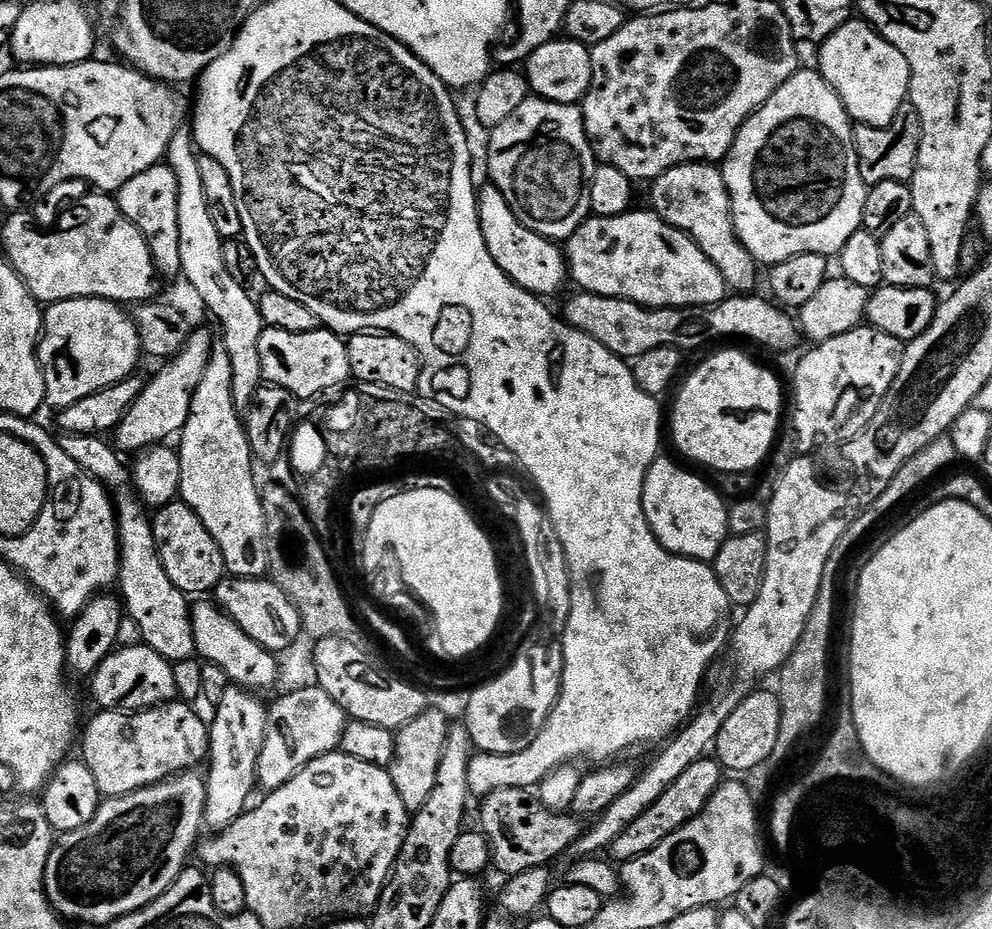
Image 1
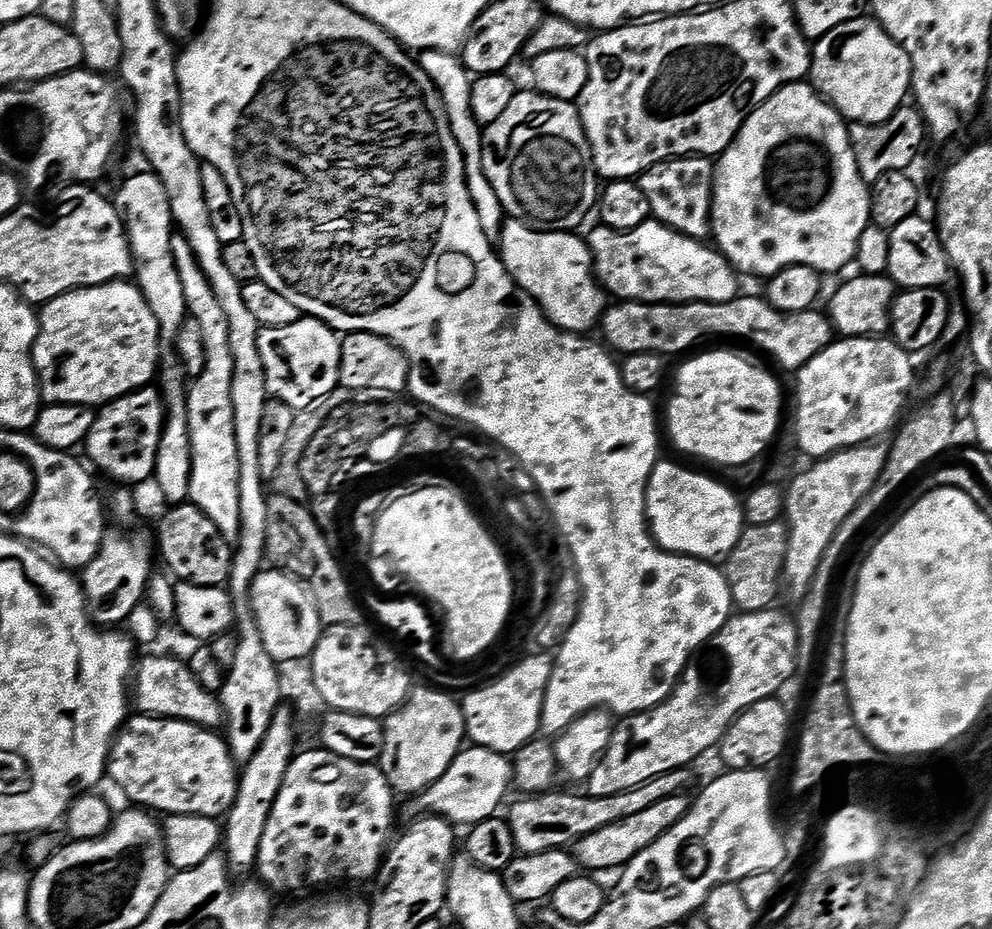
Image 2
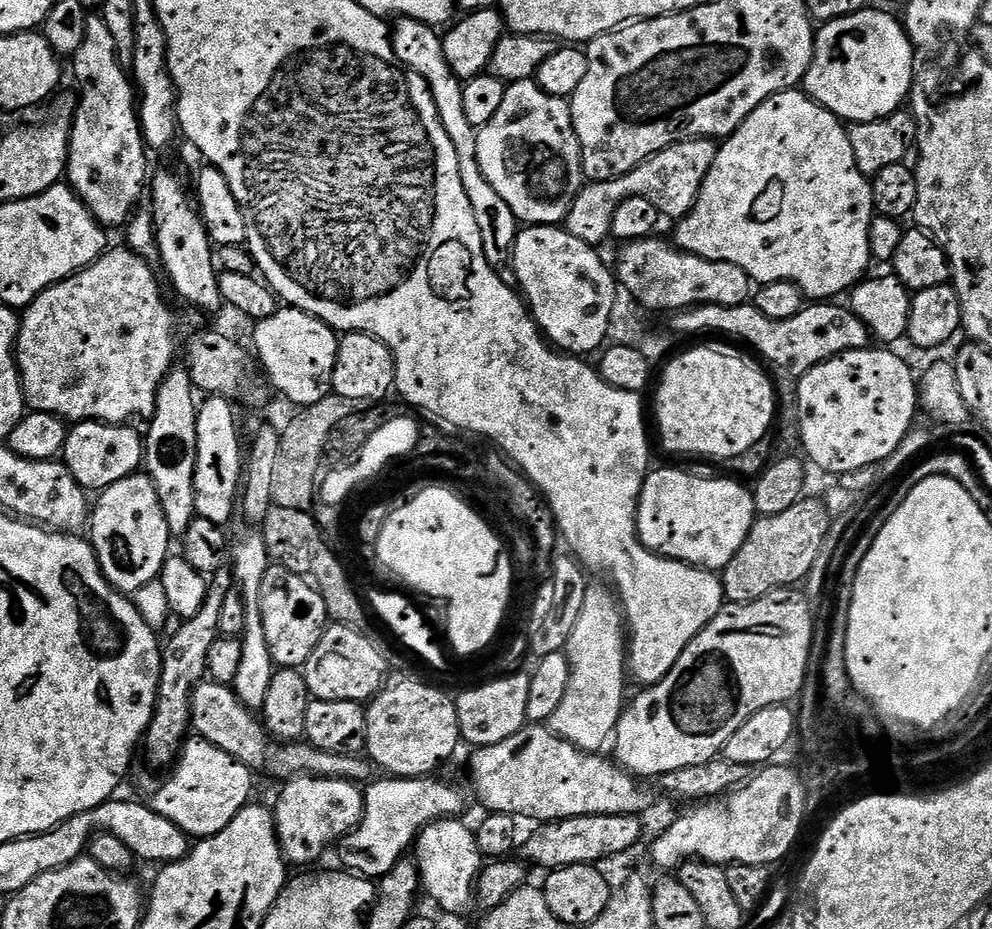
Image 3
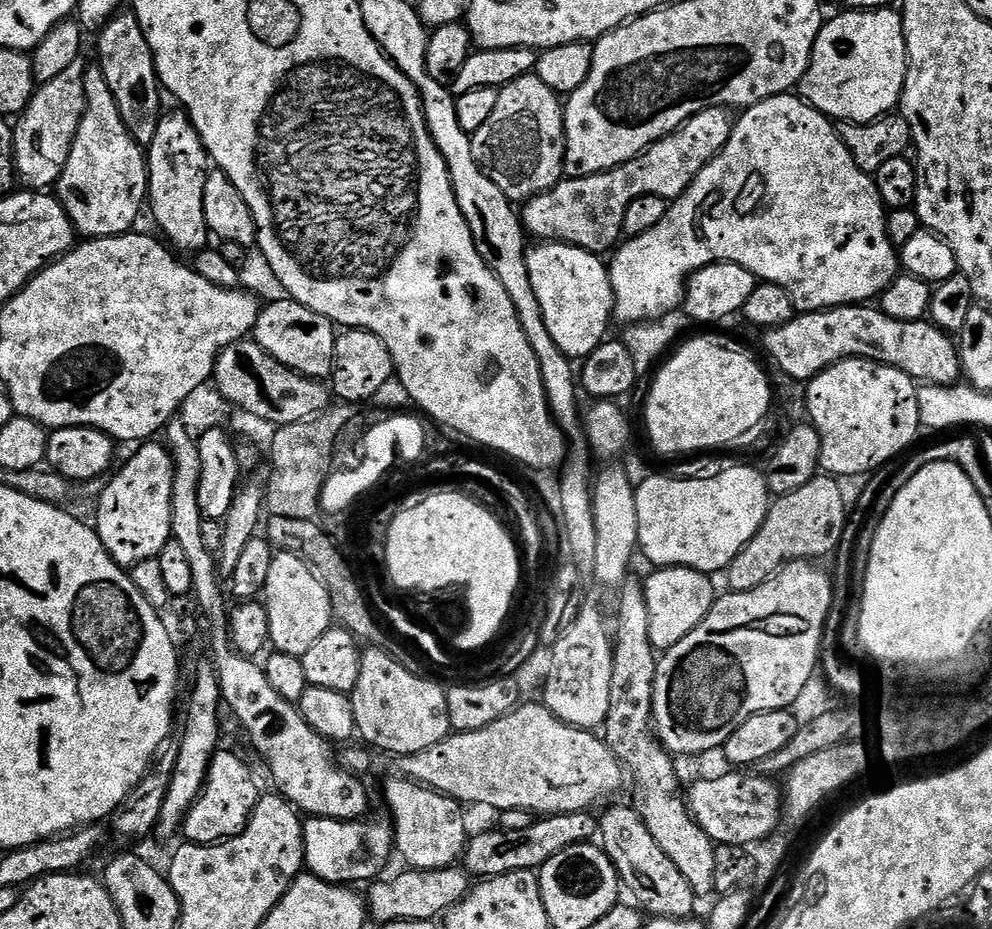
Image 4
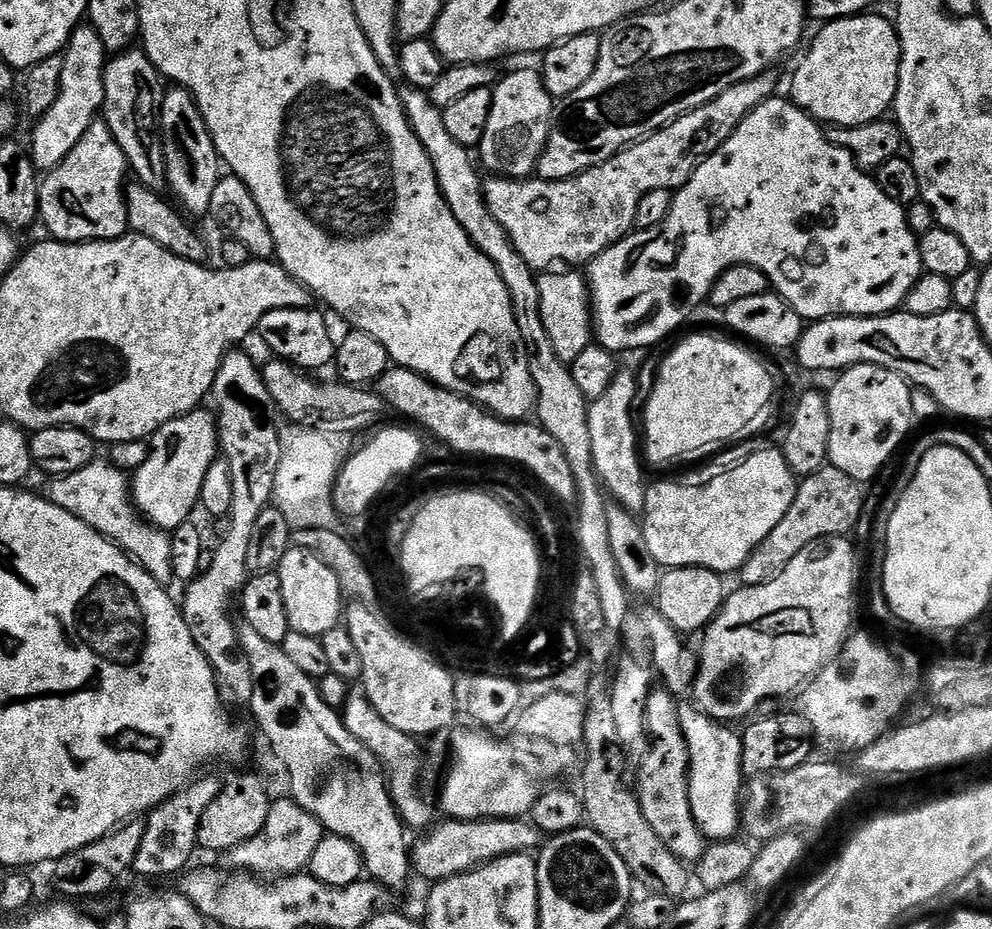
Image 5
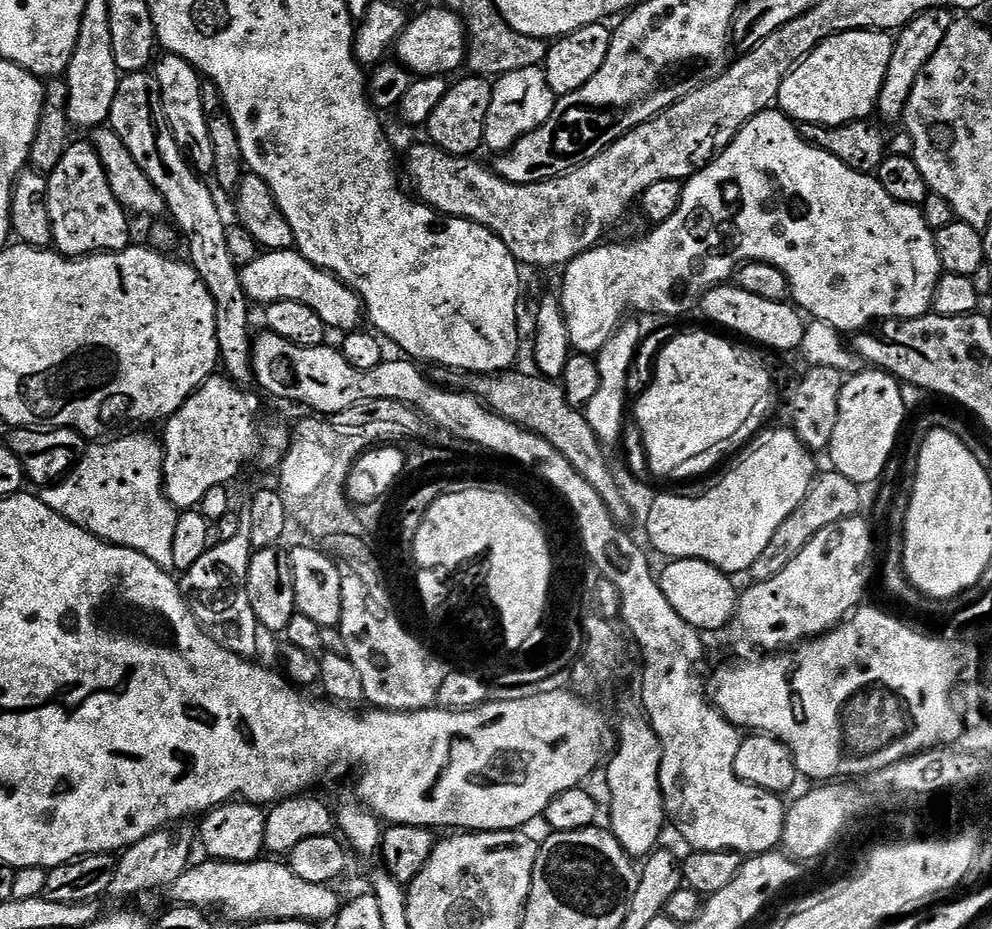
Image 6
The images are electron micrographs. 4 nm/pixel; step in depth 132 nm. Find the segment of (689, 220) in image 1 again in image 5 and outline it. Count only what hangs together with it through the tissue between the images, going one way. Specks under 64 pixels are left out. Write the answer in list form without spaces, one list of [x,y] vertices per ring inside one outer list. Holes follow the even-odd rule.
[[[769,70],[761,76],[738,82],[730,86],[730,90],[722,90],[718,98],[714,98],[706,106],[695,108],[692,112],[671,120],[659,132],[653,132],[628,145],[616,155],[610,157],[605,164],[594,166],[569,180],[542,180],[539,178],[525,178],[523,180],[509,180],[506,176],[489,175],[483,181],[484,201],[494,214],[498,226],[506,230],[514,250],[518,250],[520,257],[534,270],[548,270],[553,266],[581,266],[587,265],[598,254],[602,254],[611,244],[623,240],[633,231],[636,222],[638,202],[650,190],[671,188],[679,190],[692,177],[692,171],[701,159],[710,152],[717,152],[734,134],[734,130],[749,116],[764,100],[773,99],[776,88],[775,71]]]

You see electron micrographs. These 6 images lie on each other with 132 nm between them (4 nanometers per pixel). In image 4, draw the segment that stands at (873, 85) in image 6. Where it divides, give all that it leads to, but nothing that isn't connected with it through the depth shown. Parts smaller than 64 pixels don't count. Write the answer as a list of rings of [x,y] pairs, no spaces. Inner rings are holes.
[[[892,8],[844,10],[841,16],[834,17],[829,24],[827,21],[821,27],[808,69],[798,85],[798,92],[812,107],[833,121],[868,124],[871,120],[889,115],[899,105],[907,69],[904,21],[899,11]]]

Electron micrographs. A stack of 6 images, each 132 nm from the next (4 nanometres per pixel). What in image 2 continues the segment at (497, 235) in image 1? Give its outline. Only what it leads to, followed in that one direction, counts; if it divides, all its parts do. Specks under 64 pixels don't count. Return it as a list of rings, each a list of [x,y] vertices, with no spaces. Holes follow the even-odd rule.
[[[509,219],[500,232],[498,255],[514,283],[536,300],[554,327],[562,332],[588,334],[603,321],[610,300],[596,278],[587,239],[576,235],[580,234],[549,232],[523,220]]]

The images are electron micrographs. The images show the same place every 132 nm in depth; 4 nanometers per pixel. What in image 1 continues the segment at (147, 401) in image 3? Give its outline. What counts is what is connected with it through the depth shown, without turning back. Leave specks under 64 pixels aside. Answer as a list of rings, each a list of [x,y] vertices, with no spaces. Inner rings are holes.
[[[74,298],[73,300],[59,300],[57,304],[47,305],[43,313],[44,327],[38,345],[40,369],[44,371],[44,385],[46,386],[45,401],[53,404],[56,410],[70,406],[82,398],[103,388],[114,386],[137,371],[136,363],[142,357],[140,332],[136,329],[136,321],[124,312],[117,301],[102,298]]]

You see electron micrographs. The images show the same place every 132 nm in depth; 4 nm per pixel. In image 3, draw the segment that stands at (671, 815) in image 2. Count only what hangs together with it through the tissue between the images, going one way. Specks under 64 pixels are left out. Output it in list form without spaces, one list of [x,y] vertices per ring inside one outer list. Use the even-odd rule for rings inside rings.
[[[594,814],[584,817],[570,817],[565,820],[552,820],[541,823],[537,832],[524,844],[523,859],[529,865],[537,864],[543,870],[555,870],[574,866],[575,864],[599,865],[600,860],[608,860],[611,856],[620,856],[628,852],[640,840],[639,815],[611,816],[610,814]]]

